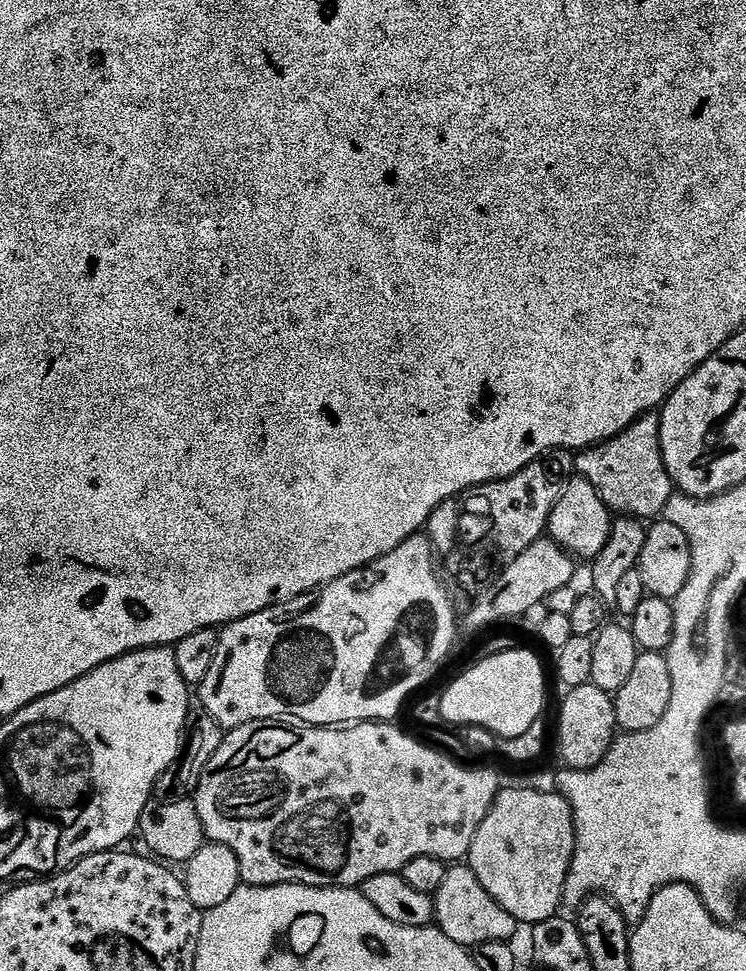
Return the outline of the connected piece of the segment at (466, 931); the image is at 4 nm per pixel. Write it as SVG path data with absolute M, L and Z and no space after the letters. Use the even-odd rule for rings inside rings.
M467 866L449 867L442 886L434 893L436 901L436 919L441 932L454 942L463 944L471 950L478 944L486 942L512 942L515 941L518 922L490 894L486 894L486 886L478 882L474 870ZM461 867L461 868L460 868Z

